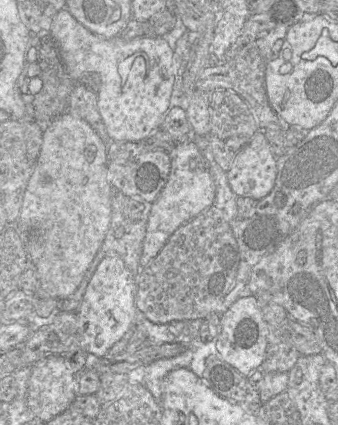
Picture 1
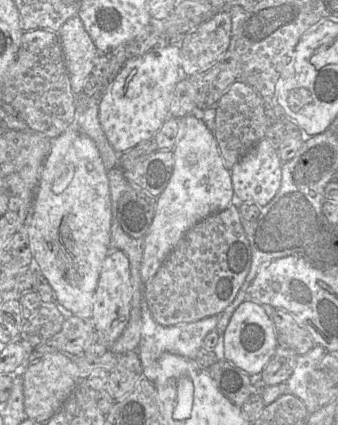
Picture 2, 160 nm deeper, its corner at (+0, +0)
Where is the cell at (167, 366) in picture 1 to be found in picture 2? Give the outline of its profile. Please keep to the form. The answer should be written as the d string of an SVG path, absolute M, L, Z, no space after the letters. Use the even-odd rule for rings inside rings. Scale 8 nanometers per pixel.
M145 296L141 303L141 313L142 330L137 353L141 361L143 378L151 383L154 383L158 376L158 360L162 354L173 353L184 358L195 359L198 351L203 347L204 338L216 329L219 320L219 315L213 315L195 322L163 326L153 318Z

